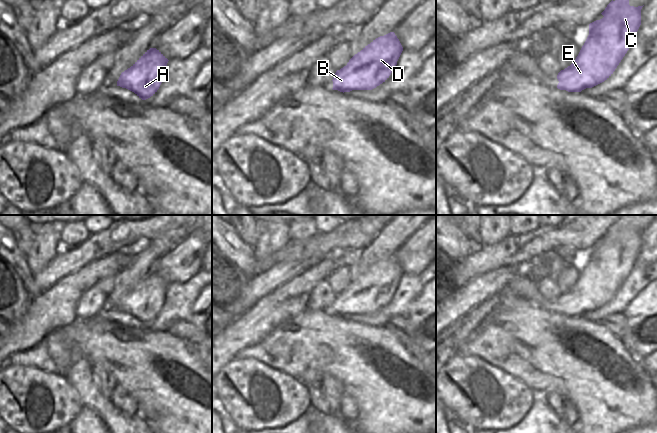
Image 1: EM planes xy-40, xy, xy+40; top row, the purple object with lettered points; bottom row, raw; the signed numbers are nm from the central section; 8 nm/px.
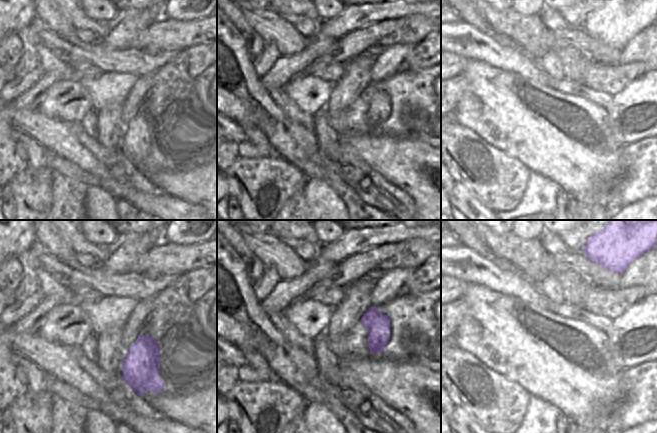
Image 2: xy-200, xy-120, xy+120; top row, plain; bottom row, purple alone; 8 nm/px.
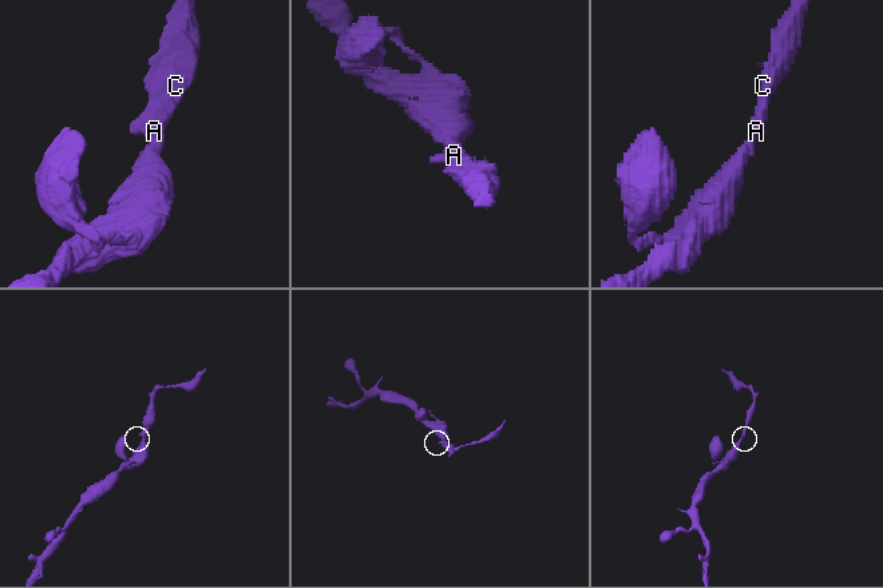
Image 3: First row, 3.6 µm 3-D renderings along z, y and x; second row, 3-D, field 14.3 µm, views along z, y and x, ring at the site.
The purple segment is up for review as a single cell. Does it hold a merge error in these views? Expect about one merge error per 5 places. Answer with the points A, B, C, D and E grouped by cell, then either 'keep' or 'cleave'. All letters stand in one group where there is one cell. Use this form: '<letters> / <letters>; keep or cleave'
A B C D E; keep

